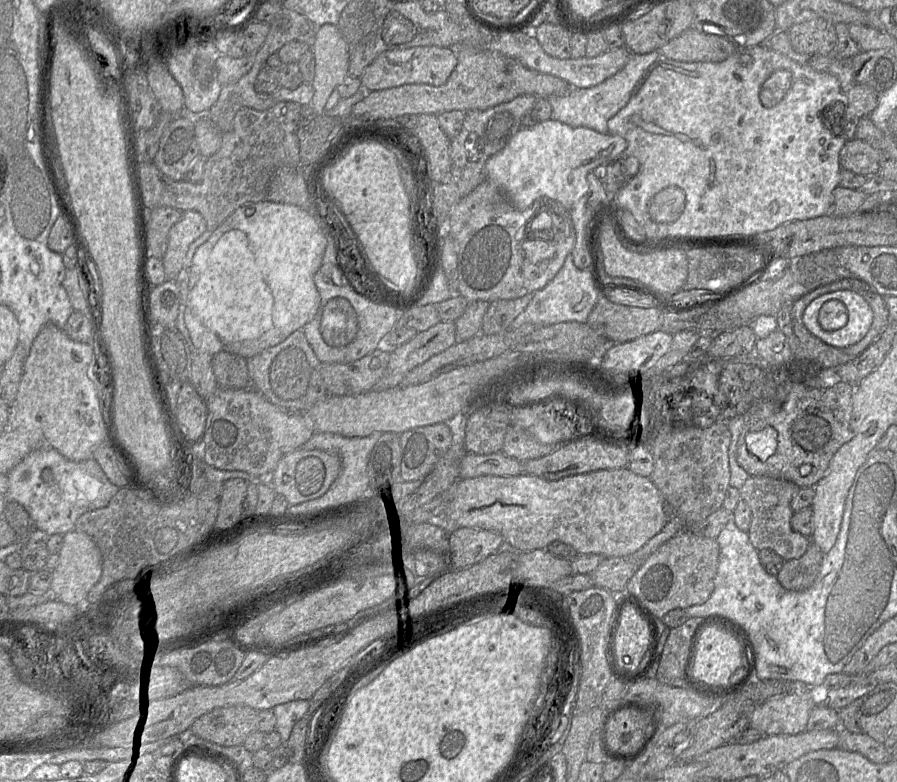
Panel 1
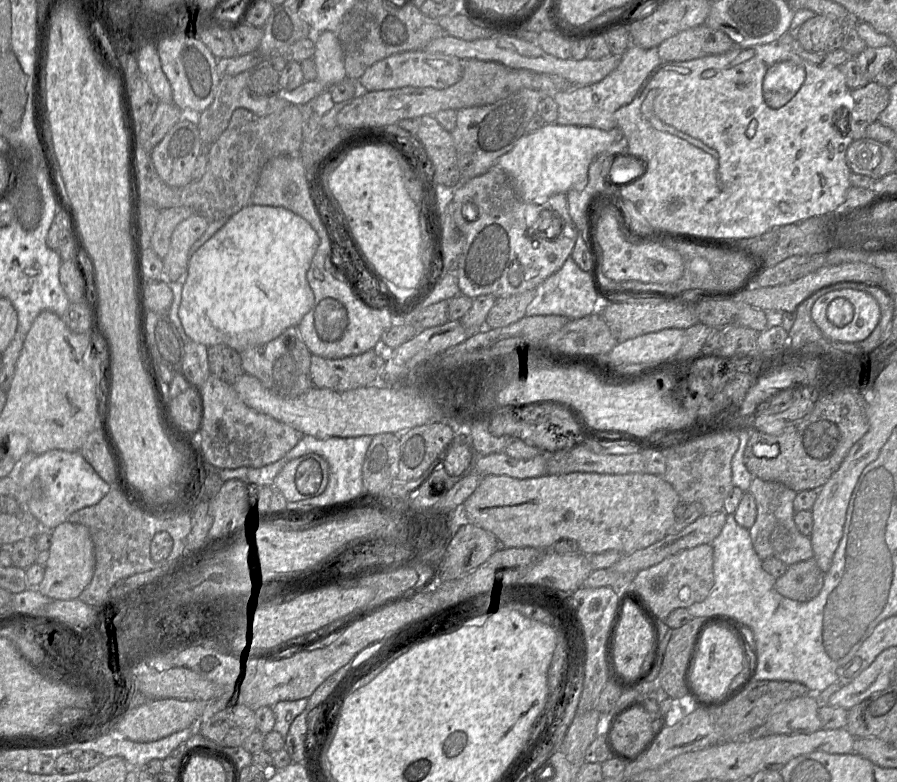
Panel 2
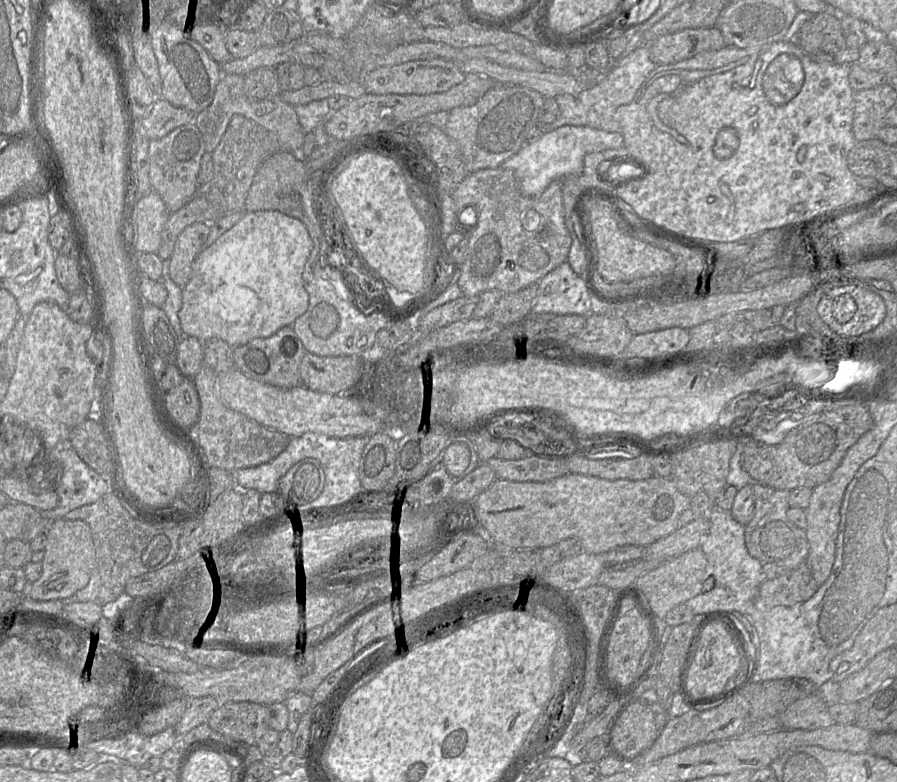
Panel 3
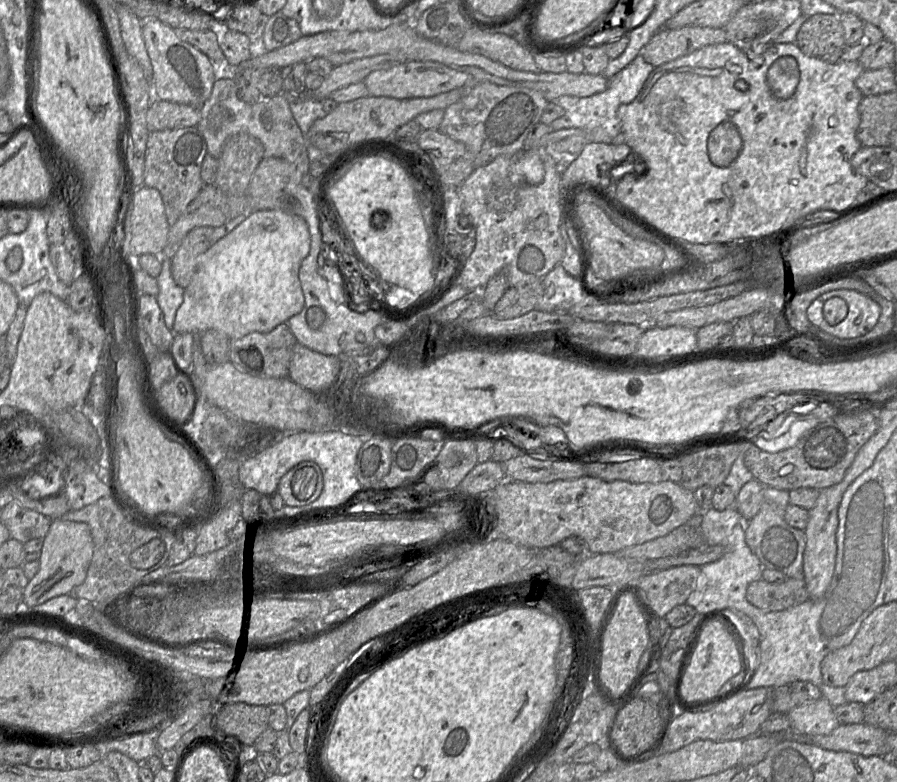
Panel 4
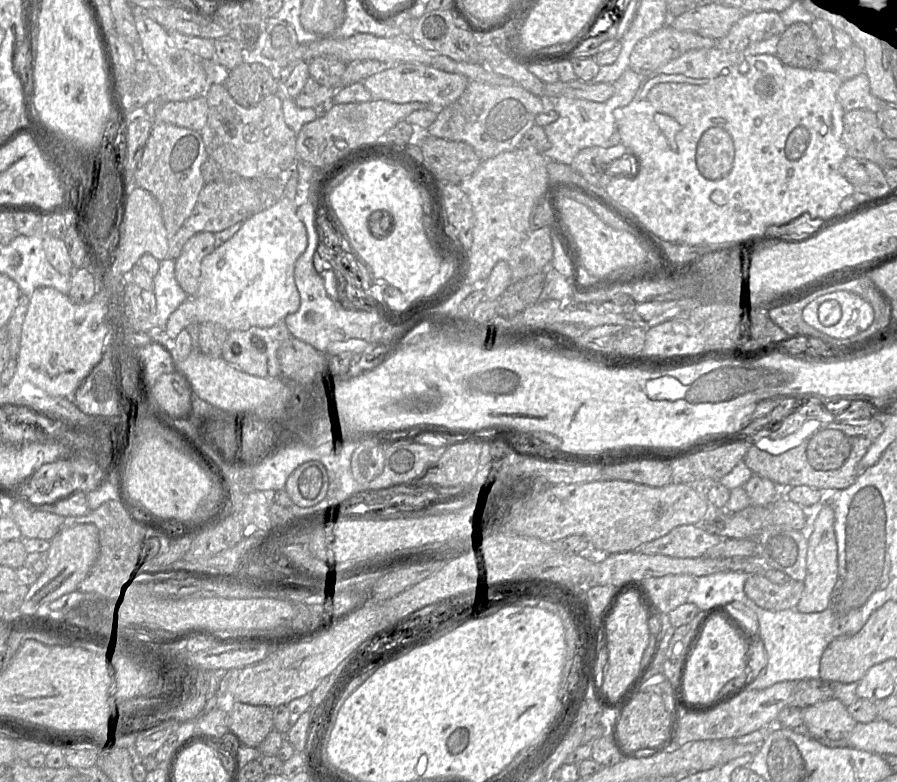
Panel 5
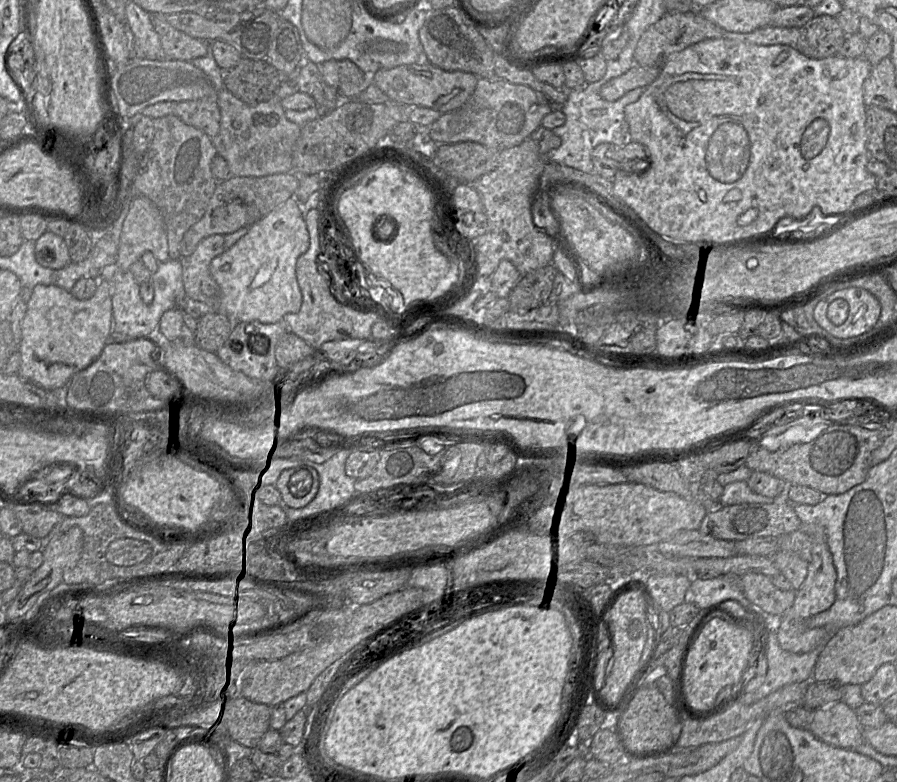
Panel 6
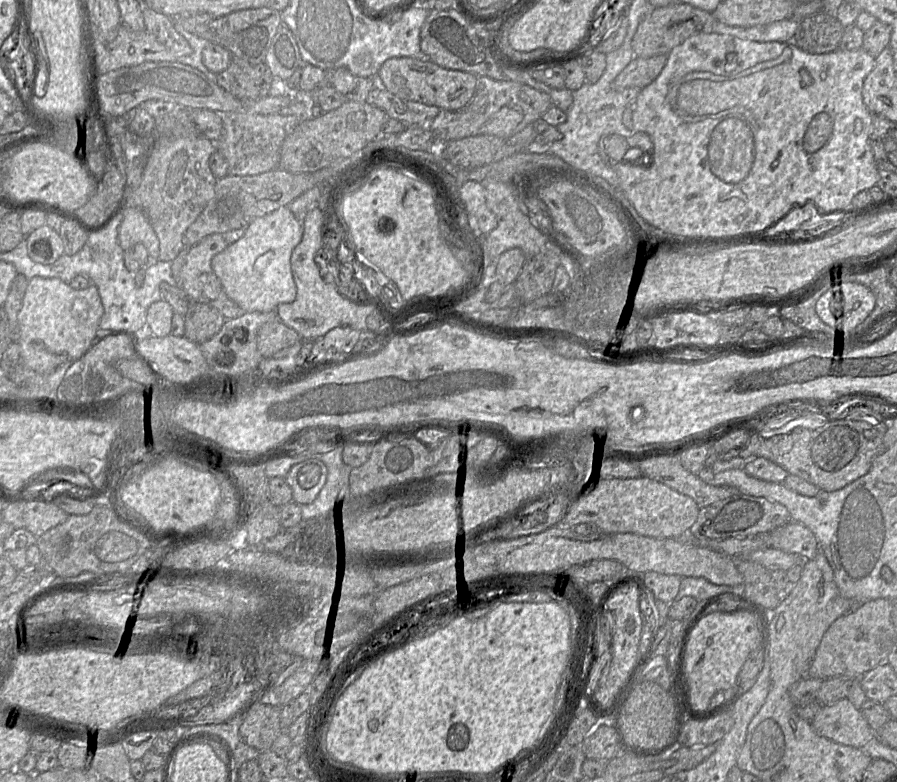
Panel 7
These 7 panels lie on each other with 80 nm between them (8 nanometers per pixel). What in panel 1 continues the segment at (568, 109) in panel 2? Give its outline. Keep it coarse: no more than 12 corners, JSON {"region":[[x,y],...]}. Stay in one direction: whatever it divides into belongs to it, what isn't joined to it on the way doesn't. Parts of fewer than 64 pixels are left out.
{"region":[[659,50],[590,88],[550,96],[552,118],[608,133]]}

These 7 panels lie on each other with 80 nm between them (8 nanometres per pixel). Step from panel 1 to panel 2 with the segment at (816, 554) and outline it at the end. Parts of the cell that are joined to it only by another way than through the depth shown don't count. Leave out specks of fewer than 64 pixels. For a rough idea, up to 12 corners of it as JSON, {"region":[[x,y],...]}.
{"region":[[813,558],[789,565],[776,591],[808,602],[824,584]]}

